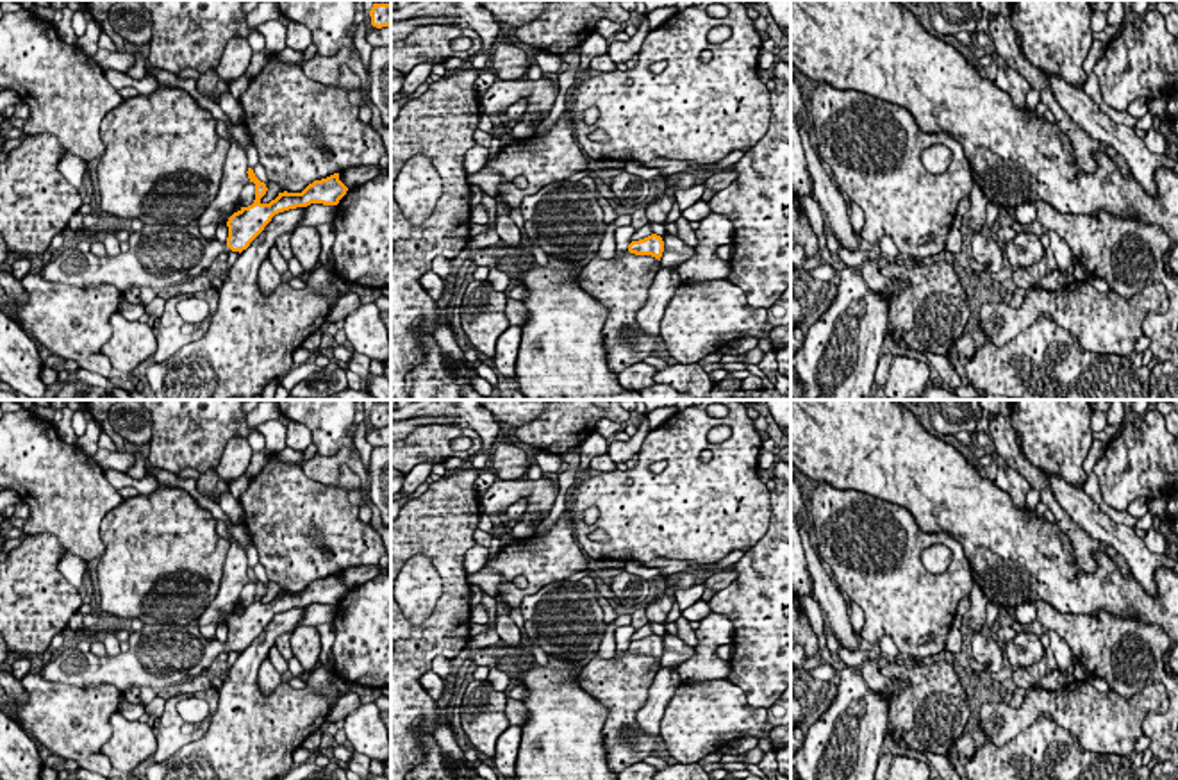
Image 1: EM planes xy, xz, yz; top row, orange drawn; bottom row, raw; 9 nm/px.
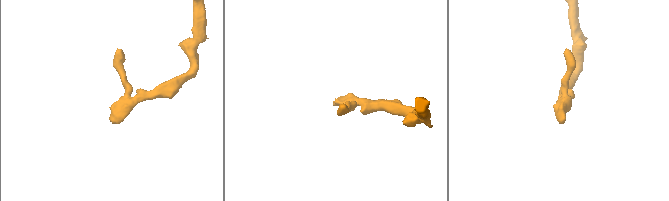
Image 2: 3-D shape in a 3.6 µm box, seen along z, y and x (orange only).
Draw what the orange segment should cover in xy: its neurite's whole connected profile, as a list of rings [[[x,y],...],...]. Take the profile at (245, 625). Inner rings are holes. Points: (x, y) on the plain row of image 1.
[[[252,568],[246,573],[255,584],[255,600],[228,618],[225,643],[216,637],[203,637],[198,623],[186,626],[145,625],[139,632],[130,632],[125,653],[96,657],[68,644],[39,669],[39,675],[48,682],[82,689],[112,684],[121,693],[118,712],[129,721],[139,721],[145,705],[134,707],[125,700],[125,693],[132,687],[162,691],[207,675],[220,653],[246,650],[275,614],[311,603],[337,605],[348,591],[339,580],[339,573],[334,573],[314,580],[302,593],[284,591],[270,603],[262,603],[261,598],[268,591],[266,584],[255,577]]]

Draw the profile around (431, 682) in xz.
[[[432,669],[427,671],[425,675],[421,675],[419,684],[421,687],[428,693],[428,696],[432,700],[441,700],[443,693],[444,693],[444,682],[437,673],[434,673]]]

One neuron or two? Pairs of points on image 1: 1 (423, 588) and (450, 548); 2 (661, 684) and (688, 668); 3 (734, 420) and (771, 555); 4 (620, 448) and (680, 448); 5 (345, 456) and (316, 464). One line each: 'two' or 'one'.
1: two
2: two
3: two
4: two
5: one

